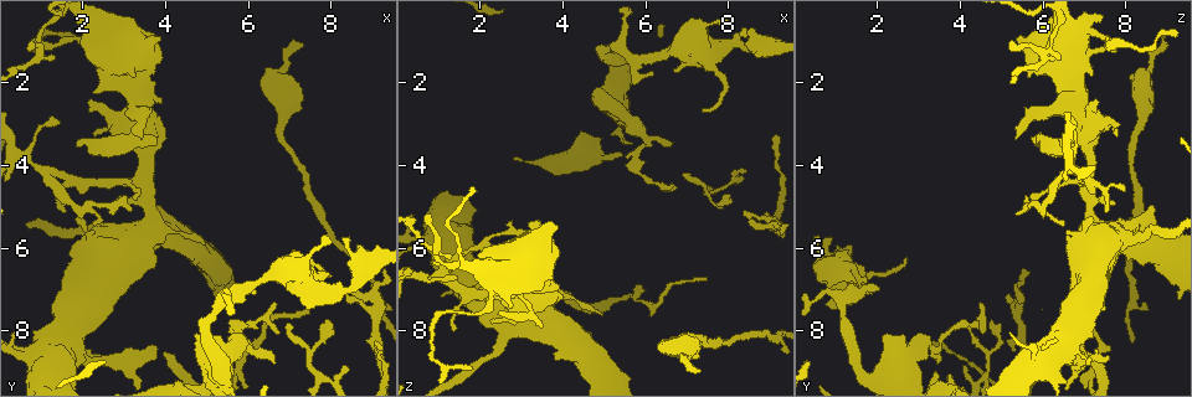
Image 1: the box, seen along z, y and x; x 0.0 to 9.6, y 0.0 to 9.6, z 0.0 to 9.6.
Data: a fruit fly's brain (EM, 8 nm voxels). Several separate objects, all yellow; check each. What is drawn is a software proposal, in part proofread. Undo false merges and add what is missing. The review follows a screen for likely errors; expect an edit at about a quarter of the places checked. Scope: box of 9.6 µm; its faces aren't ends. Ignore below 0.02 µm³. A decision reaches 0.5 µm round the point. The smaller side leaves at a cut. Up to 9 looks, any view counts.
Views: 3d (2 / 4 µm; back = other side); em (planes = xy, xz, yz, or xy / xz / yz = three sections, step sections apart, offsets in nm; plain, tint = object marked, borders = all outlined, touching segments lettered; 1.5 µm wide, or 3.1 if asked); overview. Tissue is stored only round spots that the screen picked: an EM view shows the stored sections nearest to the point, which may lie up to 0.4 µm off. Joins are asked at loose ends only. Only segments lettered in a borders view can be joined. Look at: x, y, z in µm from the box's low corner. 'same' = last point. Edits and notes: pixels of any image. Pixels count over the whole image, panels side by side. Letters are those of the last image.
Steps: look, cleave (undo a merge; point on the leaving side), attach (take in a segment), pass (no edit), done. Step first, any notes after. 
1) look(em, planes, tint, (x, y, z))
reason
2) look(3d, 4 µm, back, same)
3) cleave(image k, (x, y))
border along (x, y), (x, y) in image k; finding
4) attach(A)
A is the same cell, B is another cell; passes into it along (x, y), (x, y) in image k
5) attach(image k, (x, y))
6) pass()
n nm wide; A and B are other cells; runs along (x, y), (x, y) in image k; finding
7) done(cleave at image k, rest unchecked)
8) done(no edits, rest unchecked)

look(3d, 2 µm, back, (7.50, 9.00, 4.65))
a narrow waist

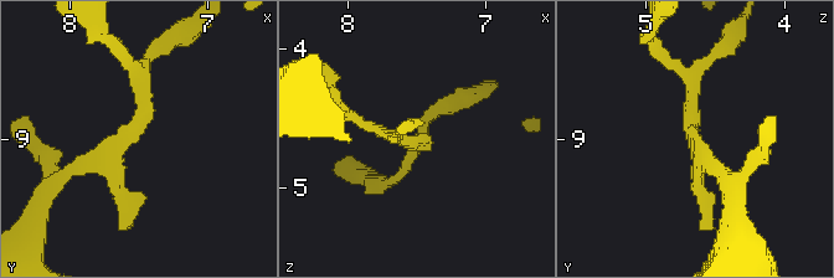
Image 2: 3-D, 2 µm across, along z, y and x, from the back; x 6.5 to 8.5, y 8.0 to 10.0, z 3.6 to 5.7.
look(em, planes, plain, (7.58, 8.96, 4.68))

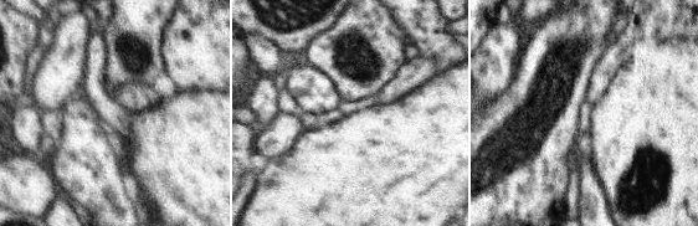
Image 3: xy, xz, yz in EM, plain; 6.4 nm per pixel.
look(em, planes, borders, same)

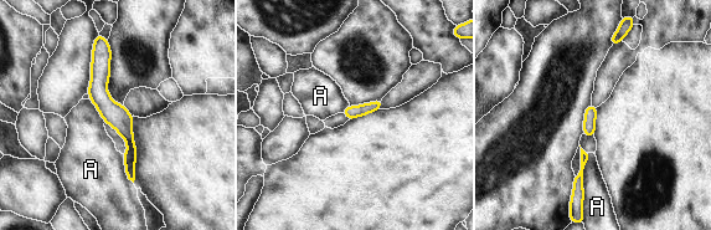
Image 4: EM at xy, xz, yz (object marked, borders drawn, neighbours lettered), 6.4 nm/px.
pass()
A is another cell; runs along (103, 41), (101, 98), (128, 134), (132, 177) in image 4; one neuron here

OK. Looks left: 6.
look(3d, 4 µm, (6.15, 7.10, 1.80))

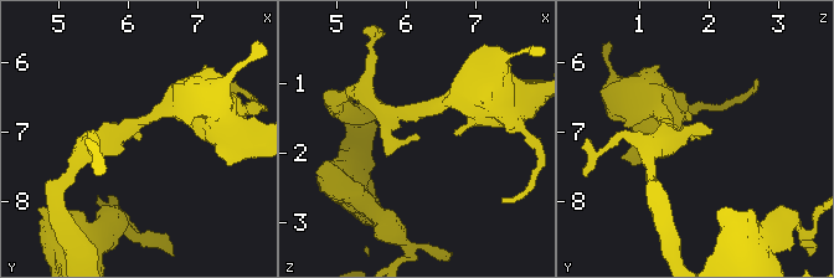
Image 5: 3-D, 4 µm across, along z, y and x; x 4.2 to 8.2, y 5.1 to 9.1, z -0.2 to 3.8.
look(em, xz, step 4, borders, (6.15, 7.10, 1.75))
shape alone is not enough

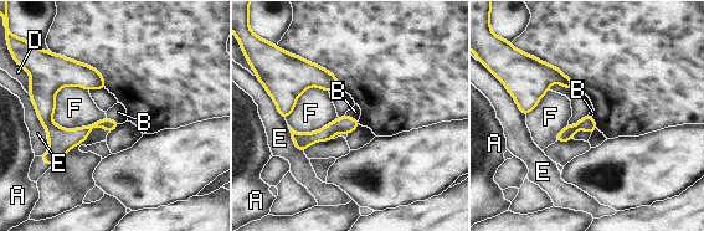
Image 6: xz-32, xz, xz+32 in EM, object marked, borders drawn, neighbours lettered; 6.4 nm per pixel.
look(em, planes, borders, same)

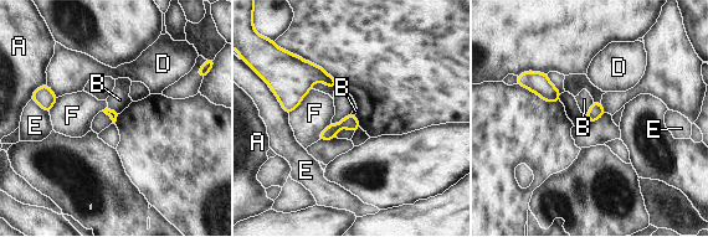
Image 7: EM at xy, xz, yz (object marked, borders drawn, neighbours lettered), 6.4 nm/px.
pass()
F touches over 240 nm; A, B, D, E and F are other cells; no lettered segment goes on from it

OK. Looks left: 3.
look(3d, 2 µm, (1.35, 4.60, 8.05))
branch stops here

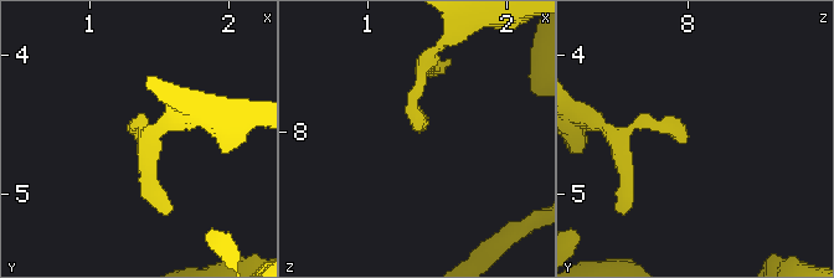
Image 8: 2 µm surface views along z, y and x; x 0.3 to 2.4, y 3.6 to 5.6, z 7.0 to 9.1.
look(em, xz, step 4, plain, (1.36, 4.64, 8.00))

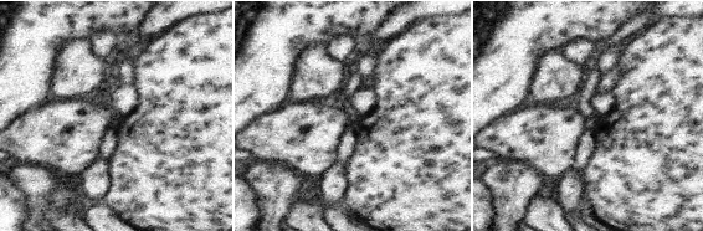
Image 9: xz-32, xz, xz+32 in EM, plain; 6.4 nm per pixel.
look(em, xz, step 4, borders, same)

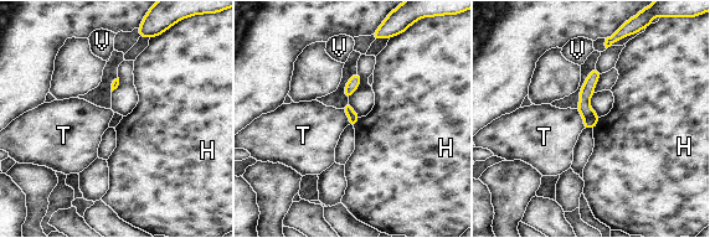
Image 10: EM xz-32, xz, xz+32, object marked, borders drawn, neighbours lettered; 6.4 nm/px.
pass()
H, T and V are other cells; runs along (595, 72), (585, 93), (587, 125) in image 10; none of them fits

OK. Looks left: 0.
done(no edits, rest unchecked)

